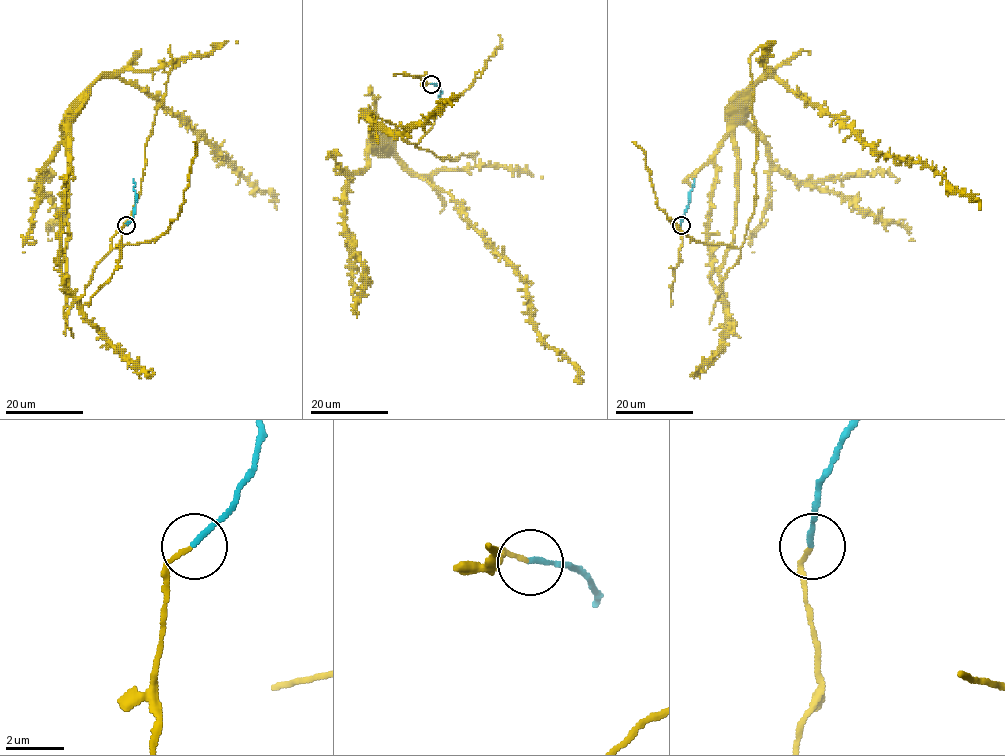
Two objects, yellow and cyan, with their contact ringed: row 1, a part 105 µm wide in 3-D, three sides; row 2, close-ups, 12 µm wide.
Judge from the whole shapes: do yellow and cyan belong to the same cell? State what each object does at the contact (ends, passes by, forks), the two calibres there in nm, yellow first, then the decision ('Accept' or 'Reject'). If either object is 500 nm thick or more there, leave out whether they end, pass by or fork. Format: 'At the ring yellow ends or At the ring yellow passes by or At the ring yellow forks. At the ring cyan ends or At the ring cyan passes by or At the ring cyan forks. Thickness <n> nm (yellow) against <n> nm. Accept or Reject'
At the ring yellow ends. At the ring cyan ends. Thickness 130 nm (yellow) against 190 nm. Accept

